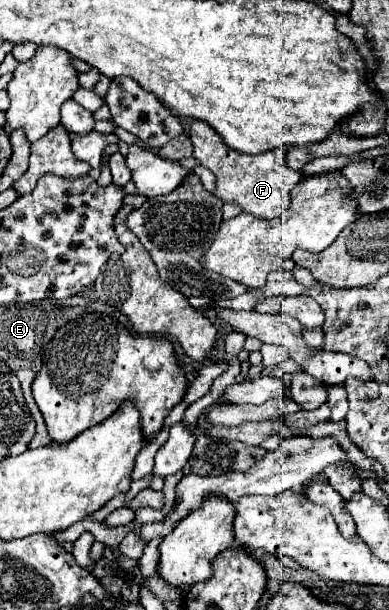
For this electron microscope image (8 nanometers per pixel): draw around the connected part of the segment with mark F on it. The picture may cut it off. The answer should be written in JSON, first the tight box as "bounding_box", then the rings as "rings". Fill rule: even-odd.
{"bounding_box":[189,119,301,219],"rings":[[[195,119],[191,123],[191,131],[189,131],[189,139],[193,143],[193,157],[207,167],[209,171],[215,173],[217,177],[217,191],[215,195],[221,201],[231,201],[237,203],[239,207],[243,207],[243,211],[253,213],[255,217],[261,219],[275,219],[281,217],[291,203],[291,189],[301,181],[301,173],[291,169],[285,161],[287,155],[287,147],[279,147],[279,149],[271,149],[259,155],[247,155],[247,153],[239,153],[231,147],[227,147],[221,139],[221,135],[215,133],[215,129],[205,123]]]}

